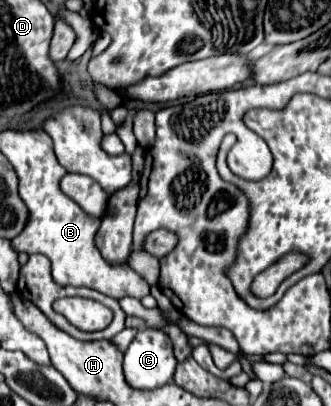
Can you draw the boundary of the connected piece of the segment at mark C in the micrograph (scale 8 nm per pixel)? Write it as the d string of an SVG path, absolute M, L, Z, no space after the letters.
M146 328L136 334L124 354L124 376L130 386L152 390L168 384L176 370L172 342L162 330Z

